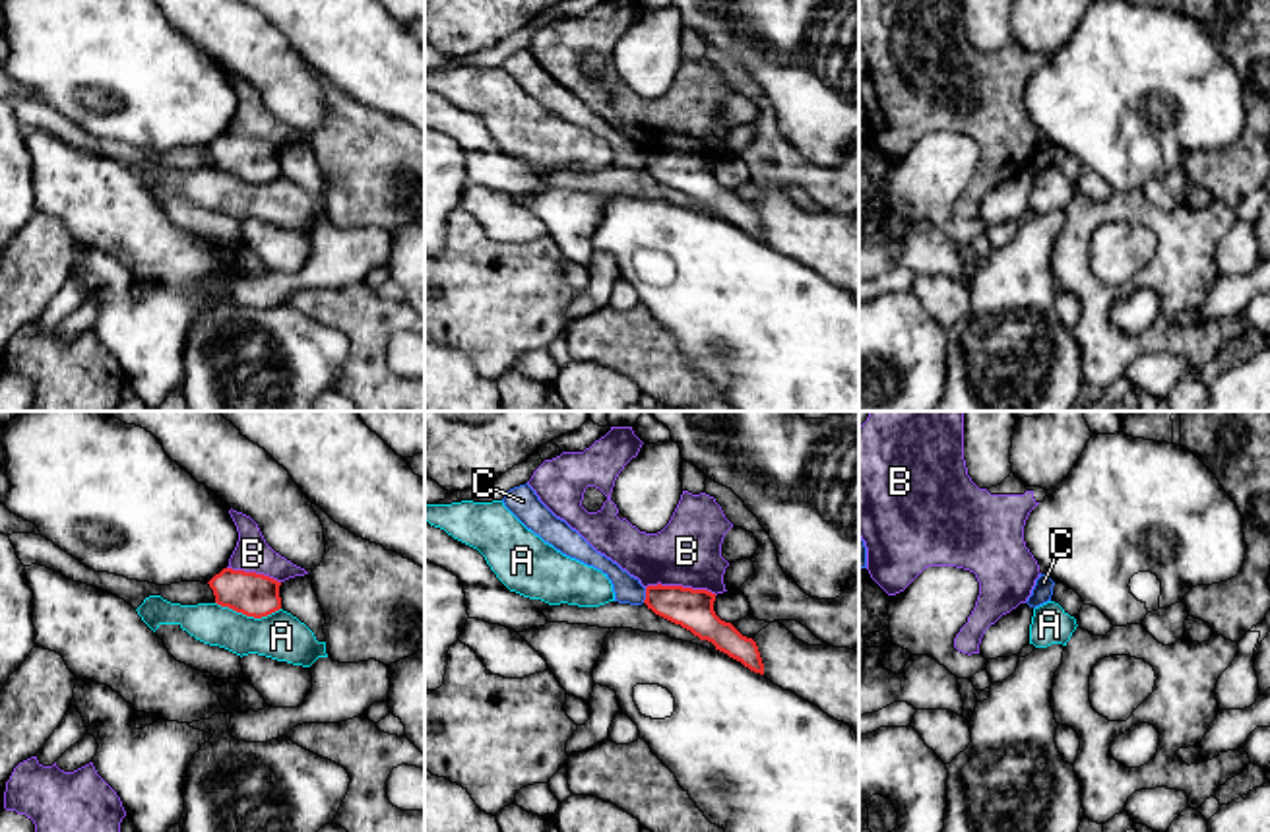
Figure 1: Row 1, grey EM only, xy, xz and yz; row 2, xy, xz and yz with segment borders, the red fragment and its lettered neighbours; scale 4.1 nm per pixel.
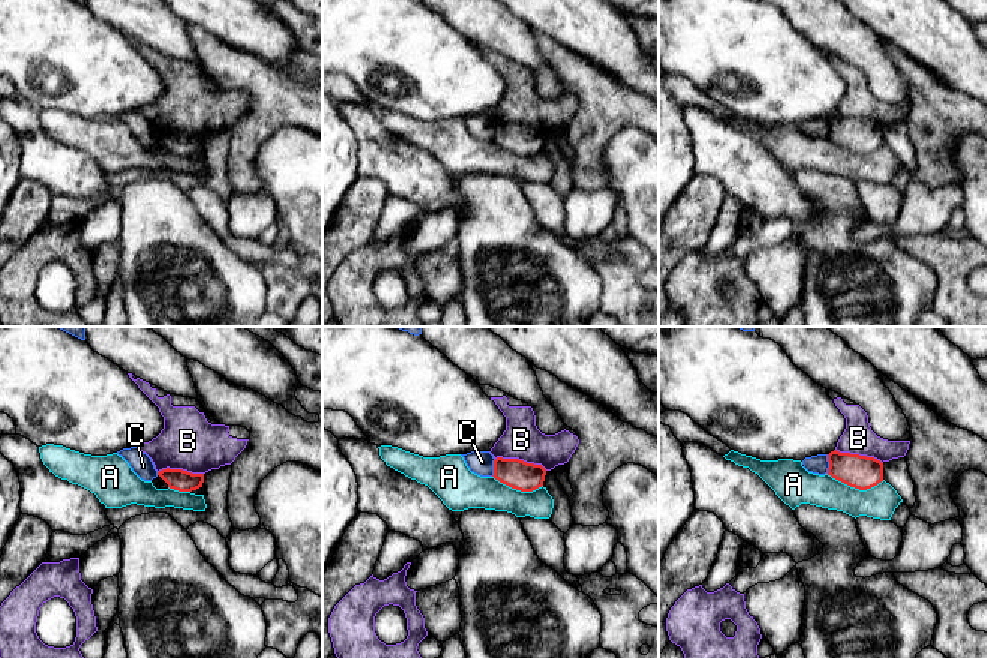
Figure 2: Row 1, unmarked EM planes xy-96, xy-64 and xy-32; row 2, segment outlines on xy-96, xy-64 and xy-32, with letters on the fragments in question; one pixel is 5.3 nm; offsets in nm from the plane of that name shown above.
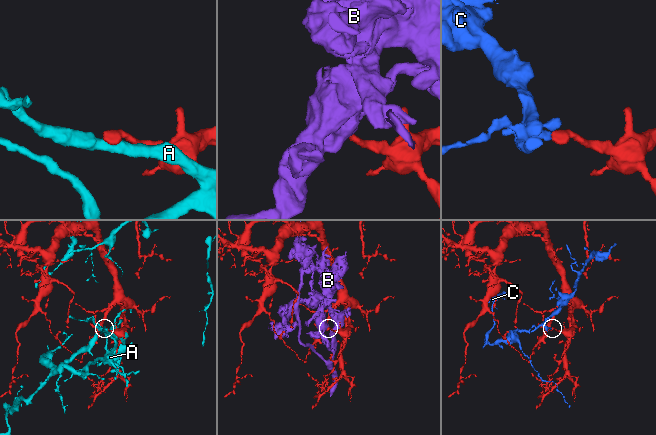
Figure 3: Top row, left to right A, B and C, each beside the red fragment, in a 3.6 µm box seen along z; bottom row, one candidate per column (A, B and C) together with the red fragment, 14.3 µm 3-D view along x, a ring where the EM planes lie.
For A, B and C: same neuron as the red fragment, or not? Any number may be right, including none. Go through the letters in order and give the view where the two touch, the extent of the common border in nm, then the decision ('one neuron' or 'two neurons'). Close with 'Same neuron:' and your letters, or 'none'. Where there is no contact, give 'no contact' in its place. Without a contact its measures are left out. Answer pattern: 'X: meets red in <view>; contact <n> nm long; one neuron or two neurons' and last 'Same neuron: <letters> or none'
A: meets red in xy; contact 280 nm long; two neurons
B: meets red in xz; contact 300 nm long; two neurons
C: meets red in xz; contact 70 nm long; two neurons
Same neuron: none

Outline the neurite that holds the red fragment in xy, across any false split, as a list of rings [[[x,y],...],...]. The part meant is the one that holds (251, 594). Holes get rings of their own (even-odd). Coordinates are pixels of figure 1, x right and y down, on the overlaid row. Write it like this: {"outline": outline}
{"outline": [[[223,568],[209,582],[215,603],[262,619],[281,609],[281,582],[244,570]]]}

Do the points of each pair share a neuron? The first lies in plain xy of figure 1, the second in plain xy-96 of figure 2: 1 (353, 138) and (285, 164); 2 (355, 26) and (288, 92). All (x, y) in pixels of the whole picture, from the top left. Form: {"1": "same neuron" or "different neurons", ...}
{"1": "different neurons", "2": "different neurons"}

